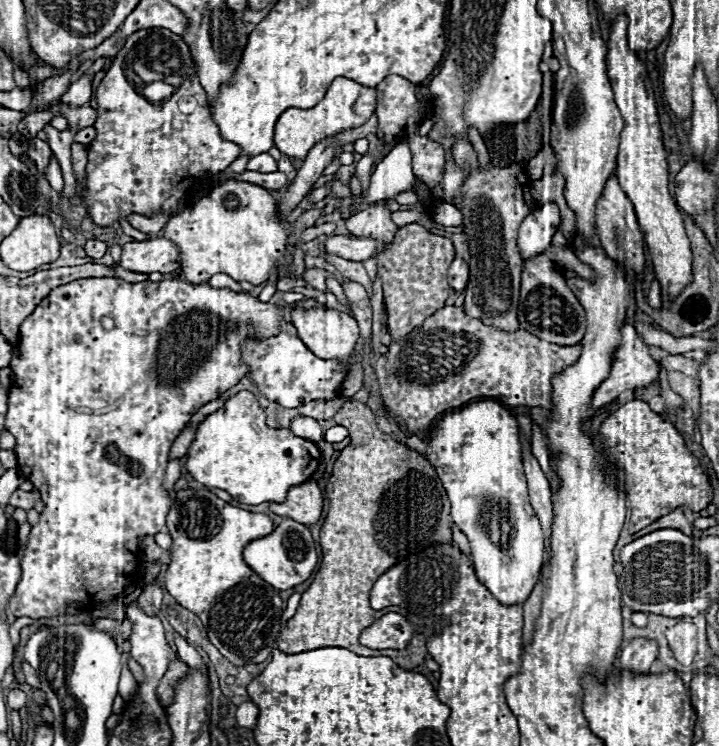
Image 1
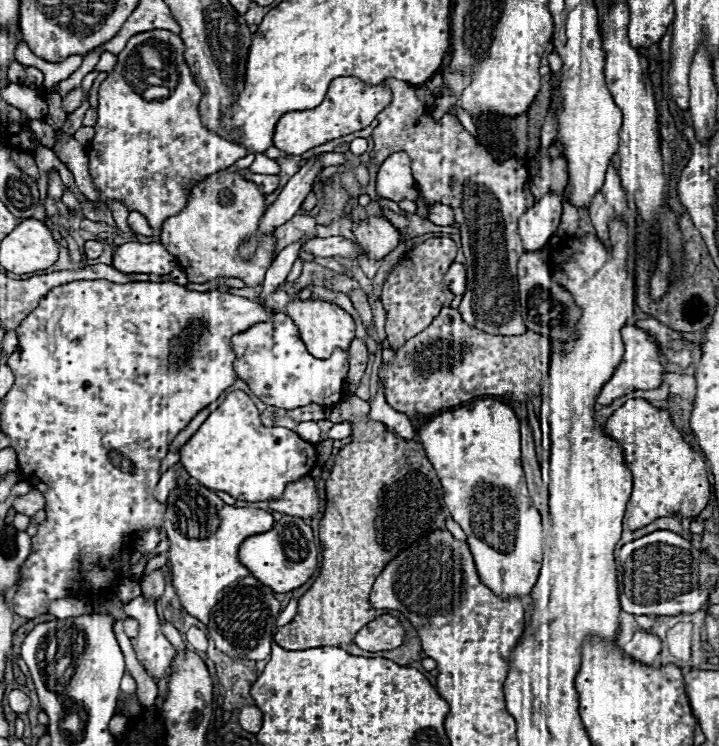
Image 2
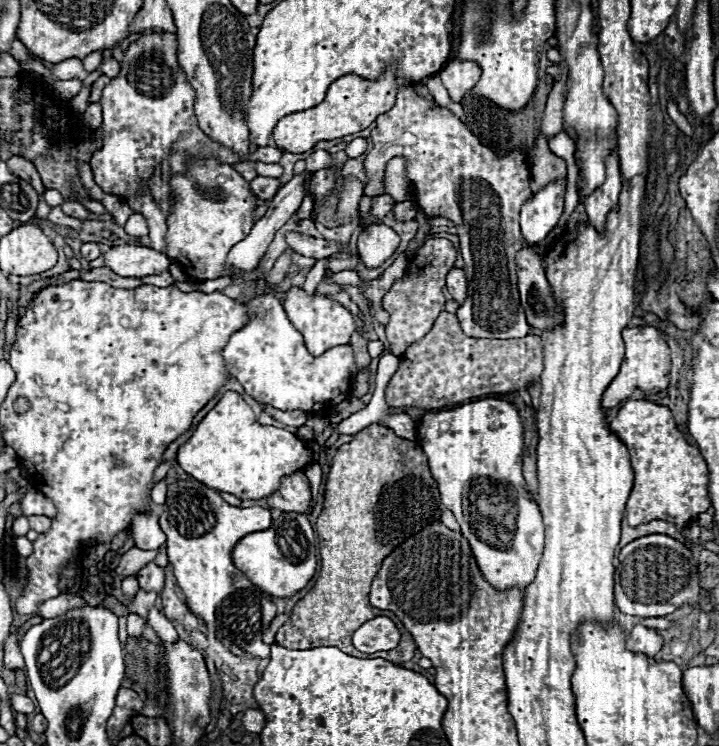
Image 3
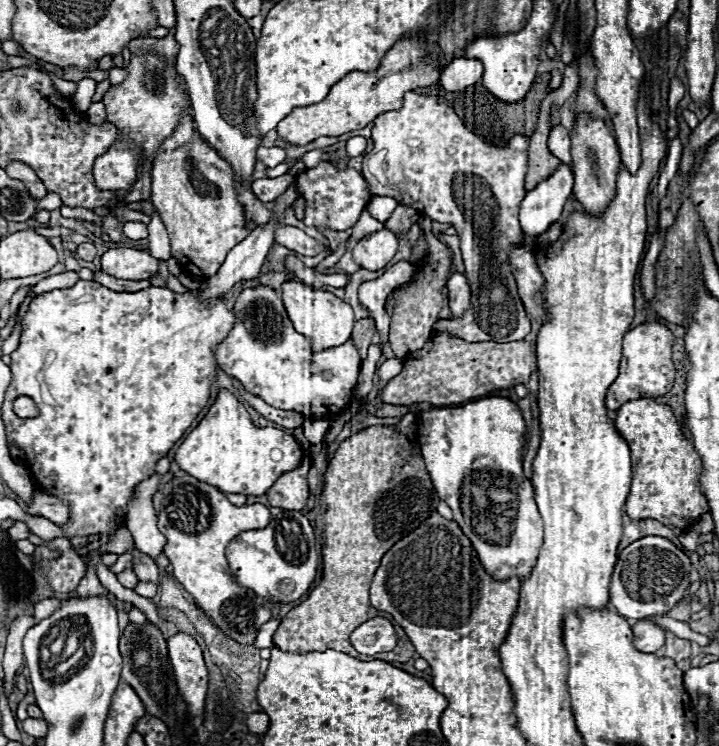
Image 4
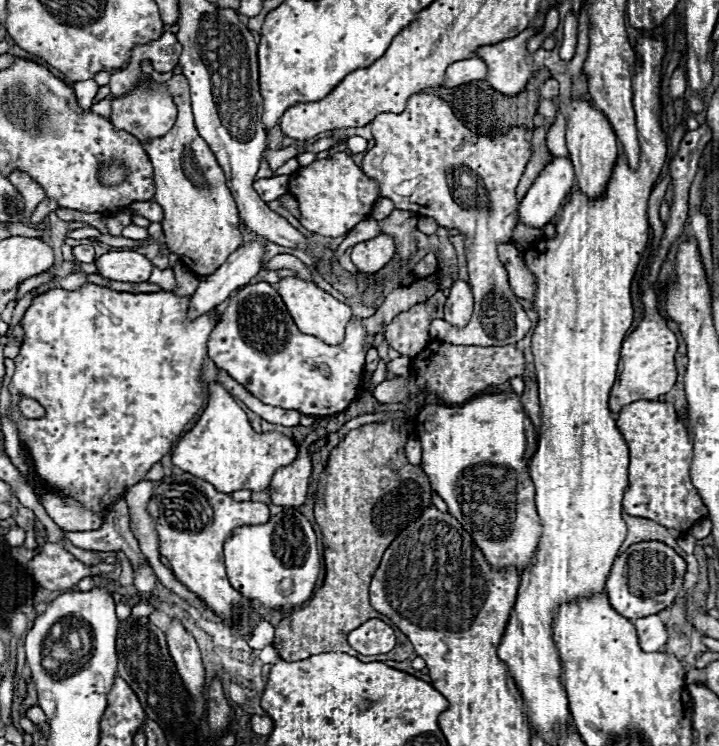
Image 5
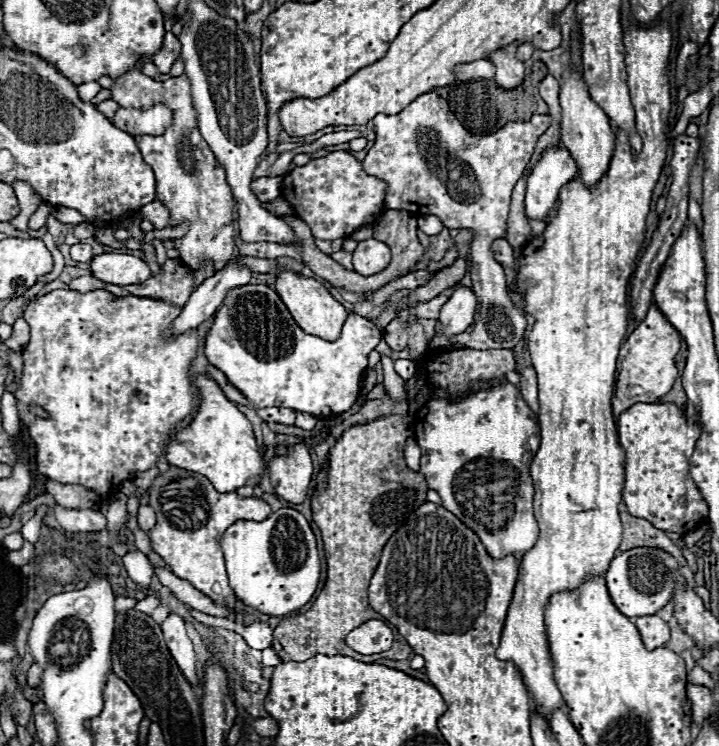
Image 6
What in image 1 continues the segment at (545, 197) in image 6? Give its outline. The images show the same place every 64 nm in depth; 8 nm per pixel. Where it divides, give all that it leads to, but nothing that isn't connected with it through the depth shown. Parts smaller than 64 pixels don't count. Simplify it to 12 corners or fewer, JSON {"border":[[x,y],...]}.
{"border":[[546,202],[518,228],[522,258],[542,254],[560,226],[560,210]]}

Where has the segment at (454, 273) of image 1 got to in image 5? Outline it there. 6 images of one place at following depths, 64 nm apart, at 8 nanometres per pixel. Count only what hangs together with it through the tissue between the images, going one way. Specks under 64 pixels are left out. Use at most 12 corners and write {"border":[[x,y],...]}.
{"border":[[454,280],[444,320],[454,328],[470,322],[474,296],[464,280]]}

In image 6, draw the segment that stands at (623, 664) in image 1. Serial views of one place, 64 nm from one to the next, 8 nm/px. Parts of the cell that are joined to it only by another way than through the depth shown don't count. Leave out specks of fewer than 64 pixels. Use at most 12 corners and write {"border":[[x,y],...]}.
{"border":[[658,616],[636,618],[634,624],[648,650],[670,640],[670,628]]}

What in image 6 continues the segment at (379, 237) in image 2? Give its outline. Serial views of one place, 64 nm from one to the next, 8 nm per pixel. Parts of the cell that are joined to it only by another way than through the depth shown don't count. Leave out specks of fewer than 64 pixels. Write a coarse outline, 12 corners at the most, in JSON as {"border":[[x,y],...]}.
{"border":[[374,238],[358,242],[354,270],[378,274],[390,264],[390,248]]}

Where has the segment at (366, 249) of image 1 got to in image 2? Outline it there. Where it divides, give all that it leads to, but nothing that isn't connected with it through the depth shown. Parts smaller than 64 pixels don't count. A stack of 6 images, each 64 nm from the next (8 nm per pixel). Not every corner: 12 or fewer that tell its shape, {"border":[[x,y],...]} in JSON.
{"border":[[340,236],[310,238],[302,250],[328,258],[358,258],[364,250]]}

